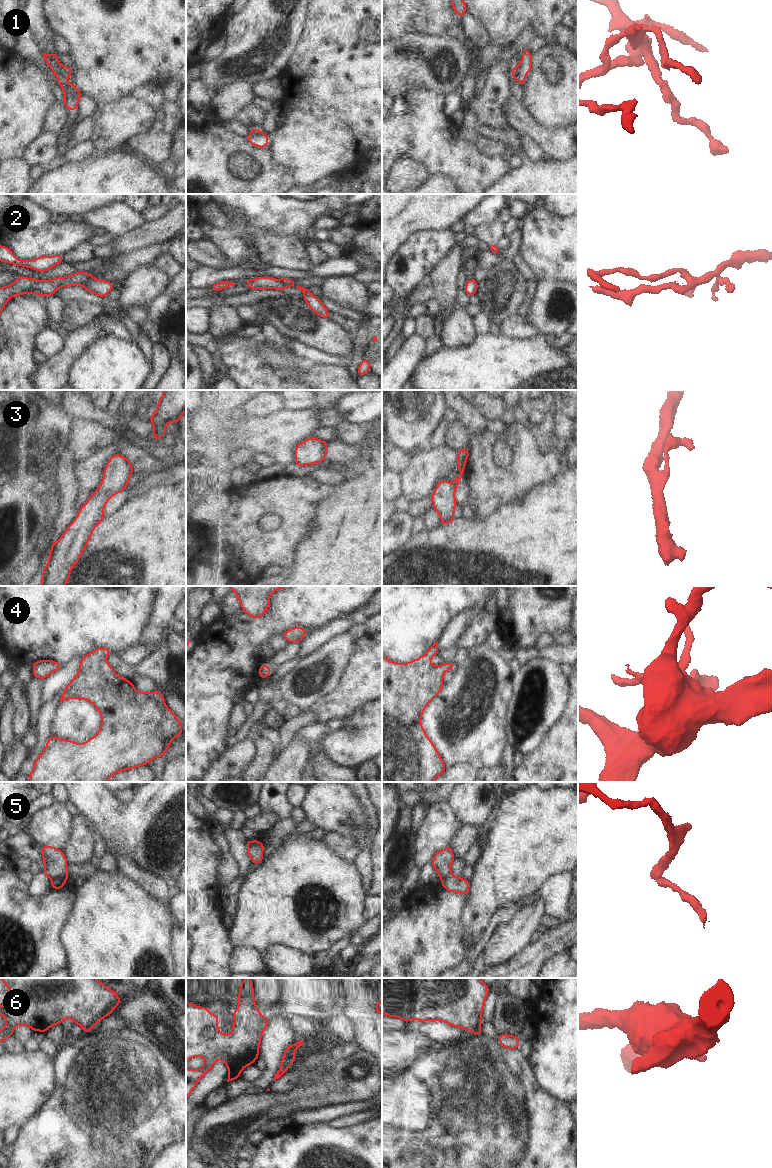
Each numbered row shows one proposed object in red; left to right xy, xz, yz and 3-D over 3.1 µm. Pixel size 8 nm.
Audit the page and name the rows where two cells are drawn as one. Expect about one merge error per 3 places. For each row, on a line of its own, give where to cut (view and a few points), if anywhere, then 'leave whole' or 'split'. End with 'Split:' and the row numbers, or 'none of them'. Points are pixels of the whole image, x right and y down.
1: cut none; leave whole
2: cut xy (94, 278), (89, 278), (81, 285); split
3: cut none; leave whole
4: cut none; leave whole
5: cut xy (66, 876), (60, 876), (52, 880); split
6: cut yz (479, 1023), (472, 1031); split
Split: 2, 5, 6

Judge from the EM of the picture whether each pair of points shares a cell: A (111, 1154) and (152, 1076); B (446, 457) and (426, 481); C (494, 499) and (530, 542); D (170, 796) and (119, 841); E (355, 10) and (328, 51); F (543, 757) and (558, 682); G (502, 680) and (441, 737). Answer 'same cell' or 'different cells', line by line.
A: same cell
B: same cell
C: different cells
D: same cell
E: same cell
F: different cells
G: same cell

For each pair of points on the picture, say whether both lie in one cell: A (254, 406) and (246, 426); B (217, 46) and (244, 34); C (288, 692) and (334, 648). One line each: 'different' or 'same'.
A: different
B: different
C: same

